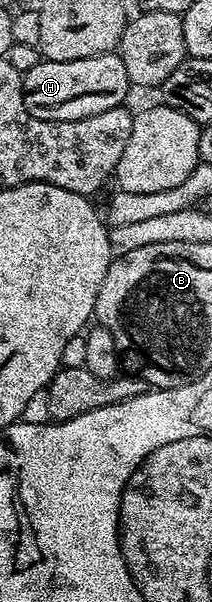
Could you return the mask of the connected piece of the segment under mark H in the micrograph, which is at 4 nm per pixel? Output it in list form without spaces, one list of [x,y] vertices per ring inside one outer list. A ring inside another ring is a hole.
[[[117,52],[96,55],[88,59],[72,59],[71,61],[47,61],[39,59],[32,71],[22,74],[22,94],[24,107],[36,119],[45,121],[75,121],[92,115],[100,115],[100,111],[112,111],[112,107],[123,104],[126,96],[132,92],[128,79],[128,71],[124,71],[124,63]]]

